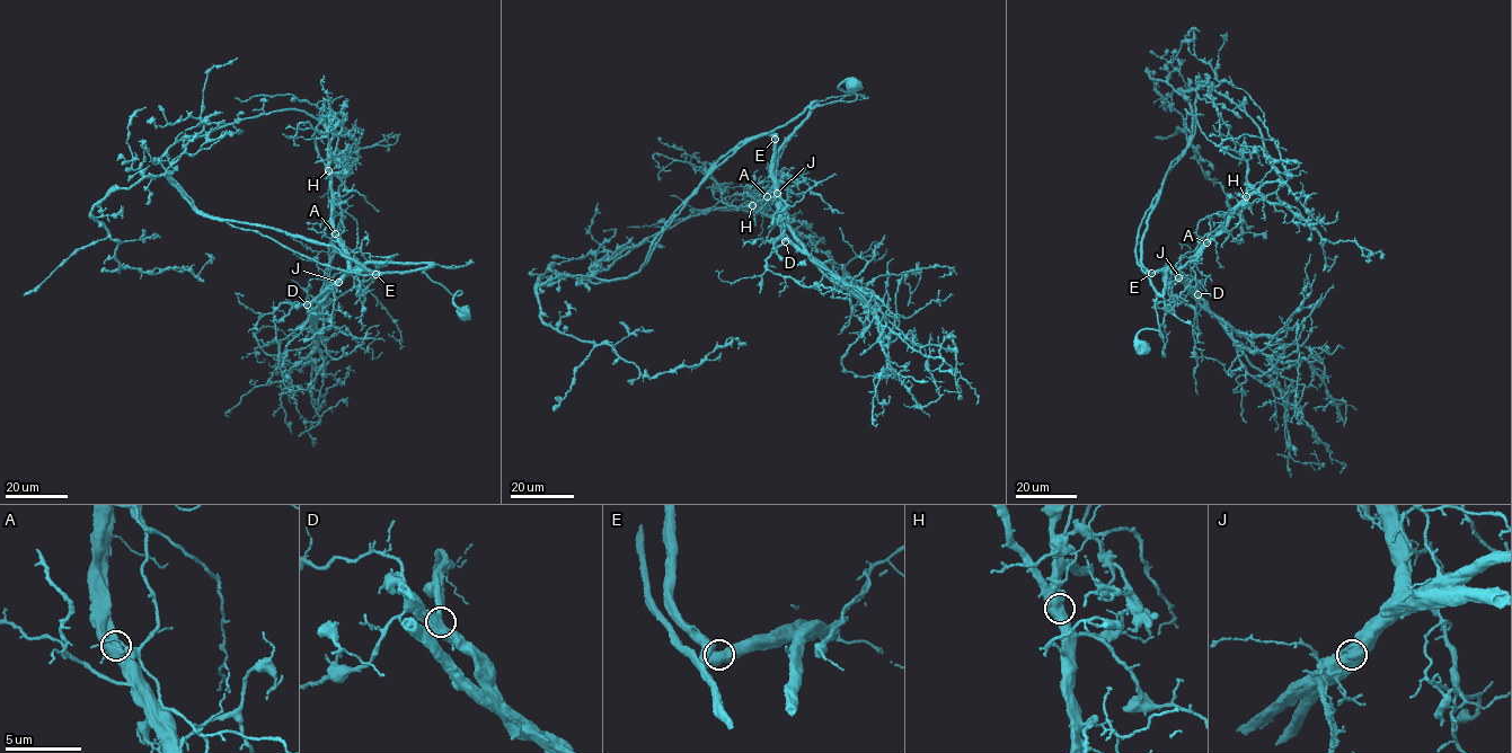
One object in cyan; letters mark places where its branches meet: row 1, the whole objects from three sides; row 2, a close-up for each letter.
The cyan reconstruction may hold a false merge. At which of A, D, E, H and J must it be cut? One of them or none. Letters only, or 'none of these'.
J

